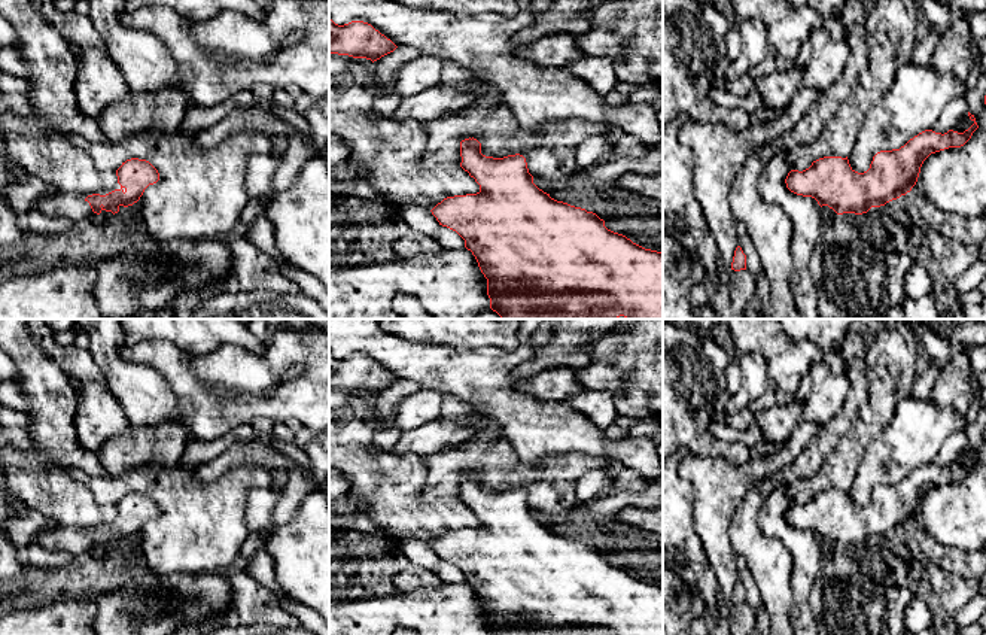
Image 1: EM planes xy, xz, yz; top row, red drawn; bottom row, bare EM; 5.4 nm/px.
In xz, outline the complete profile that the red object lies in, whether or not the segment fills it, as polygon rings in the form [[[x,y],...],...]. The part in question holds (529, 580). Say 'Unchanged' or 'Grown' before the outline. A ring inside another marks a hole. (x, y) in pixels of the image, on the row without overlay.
Unchanged. [[[477,473],[460,476],[460,501],[480,519],[477,528],[447,531],[430,546],[439,559],[456,565],[487,613],[490,635],[663,635],[663,586],[645,583],[605,560],[585,543],[557,535],[533,517],[526,492],[481,487]]]

